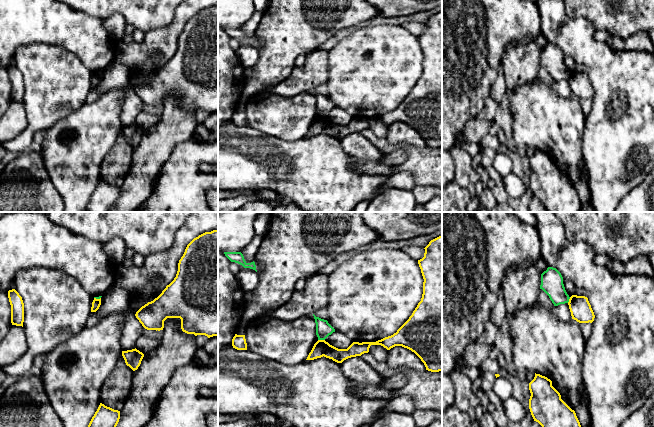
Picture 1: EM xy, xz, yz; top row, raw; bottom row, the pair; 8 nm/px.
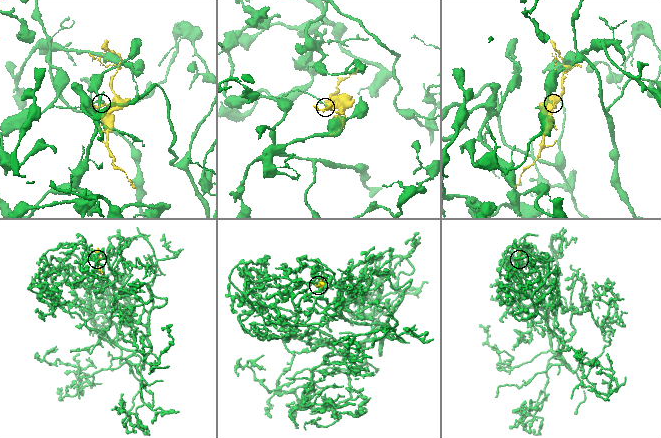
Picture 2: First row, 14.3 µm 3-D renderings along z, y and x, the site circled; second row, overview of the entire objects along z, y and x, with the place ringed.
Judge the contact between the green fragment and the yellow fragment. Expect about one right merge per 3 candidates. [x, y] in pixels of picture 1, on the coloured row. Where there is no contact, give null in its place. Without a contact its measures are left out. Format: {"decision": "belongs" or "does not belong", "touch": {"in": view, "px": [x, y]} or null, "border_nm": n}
{"decision": "does not belong", "touch": {"in": "xz", "px": [321, 339]}, "border_nm": 60}

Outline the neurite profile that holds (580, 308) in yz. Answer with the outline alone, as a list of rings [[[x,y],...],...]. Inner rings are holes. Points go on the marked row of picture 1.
[[[572,295],[568,302],[572,319],[579,323],[592,323],[595,315],[585,296]]]

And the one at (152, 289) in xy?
[[[152,278],[141,289],[128,291],[128,303],[131,312],[136,312],[148,302],[157,298],[164,289],[158,278]]]

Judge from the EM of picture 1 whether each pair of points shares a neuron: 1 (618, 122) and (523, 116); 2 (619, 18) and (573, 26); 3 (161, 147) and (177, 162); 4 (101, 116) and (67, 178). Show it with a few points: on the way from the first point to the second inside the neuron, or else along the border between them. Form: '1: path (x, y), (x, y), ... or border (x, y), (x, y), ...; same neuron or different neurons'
1: border (586, 116), (582, 143); different neurons
2: border (568, 17), (585, 18), (596, 29); different neurons
3: border (186, 138), (182, 138), (173, 148), (157, 175); different neurons
4: path (91, 131), (72, 150), (72, 163); same neuron

